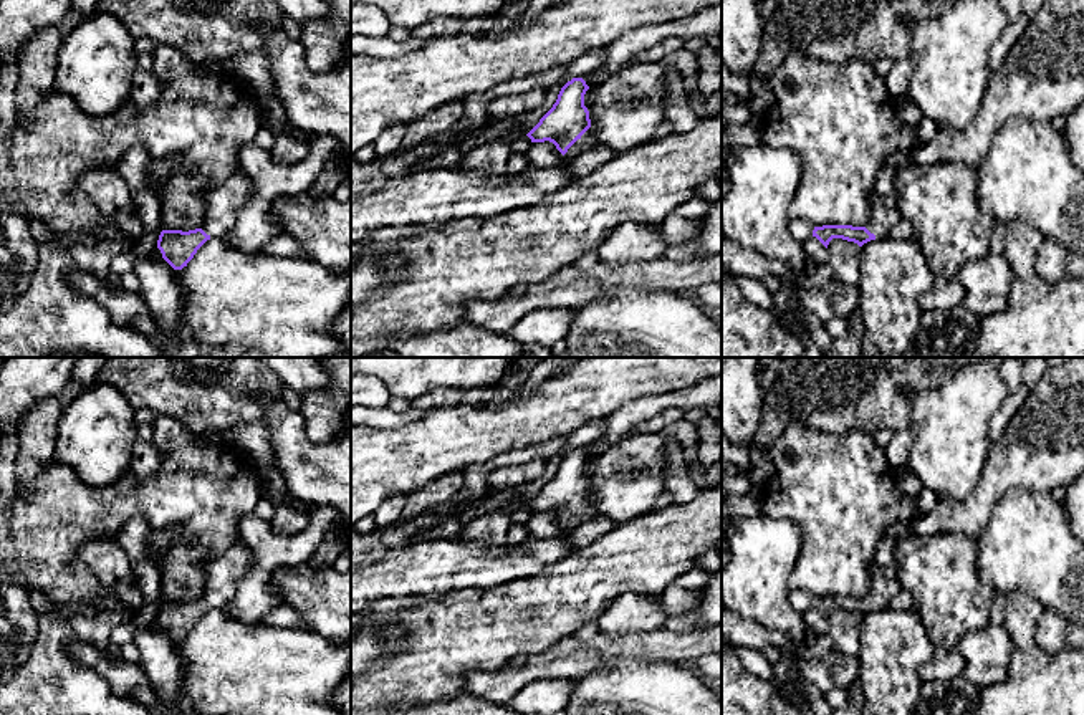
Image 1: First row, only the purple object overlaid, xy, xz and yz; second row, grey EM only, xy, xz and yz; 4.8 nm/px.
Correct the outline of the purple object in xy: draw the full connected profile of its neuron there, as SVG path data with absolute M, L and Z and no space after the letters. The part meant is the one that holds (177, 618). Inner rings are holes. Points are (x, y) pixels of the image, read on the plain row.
M243 540L215 556L205 568L207 583L199 599L162 601L157 619L162 629L182 641L197 621L210 609L223 609L237 594L238 581L253 563L253 554Z

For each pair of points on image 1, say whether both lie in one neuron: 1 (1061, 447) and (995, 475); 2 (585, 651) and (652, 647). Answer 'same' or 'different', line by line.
1: same
2: same

